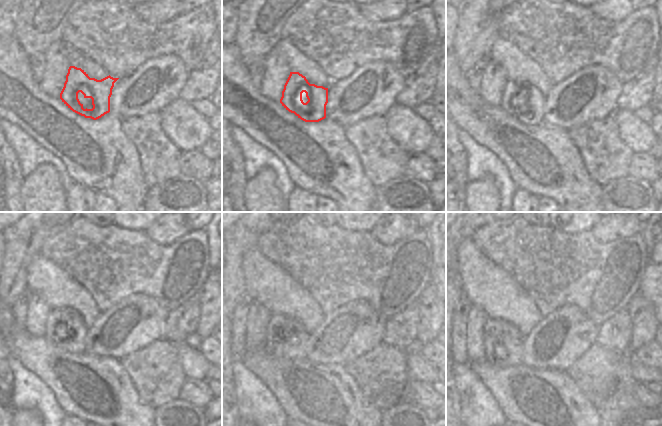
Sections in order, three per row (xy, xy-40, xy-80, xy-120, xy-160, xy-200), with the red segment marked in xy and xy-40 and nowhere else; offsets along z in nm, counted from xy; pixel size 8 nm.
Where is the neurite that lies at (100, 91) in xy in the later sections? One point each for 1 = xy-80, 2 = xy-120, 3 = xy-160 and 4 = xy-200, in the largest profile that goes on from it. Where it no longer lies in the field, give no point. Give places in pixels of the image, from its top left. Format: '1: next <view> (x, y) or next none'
1: next xy-80 (526, 102)
2: next xy-120 (64, 327)
3: next xy-160 (286, 338)
4: next xy-200 (503, 344)

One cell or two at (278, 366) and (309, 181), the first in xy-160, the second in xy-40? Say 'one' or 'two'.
one

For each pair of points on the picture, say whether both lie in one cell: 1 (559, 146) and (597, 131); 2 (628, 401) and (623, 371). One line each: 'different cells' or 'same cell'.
1: different cells
2: same cell

